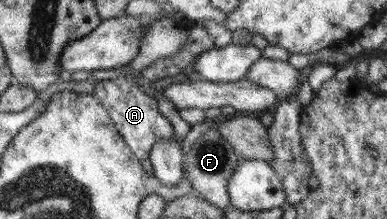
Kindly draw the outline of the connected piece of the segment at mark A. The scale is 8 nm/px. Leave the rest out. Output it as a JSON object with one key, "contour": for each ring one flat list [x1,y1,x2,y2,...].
{"contour":[[126,77,96,80,93,95,104,106,104,109,107,109,116,131,138,160,149,159,156,142,174,139,174,126,160,114,158,100,146,94,134,80,128,80]]}

